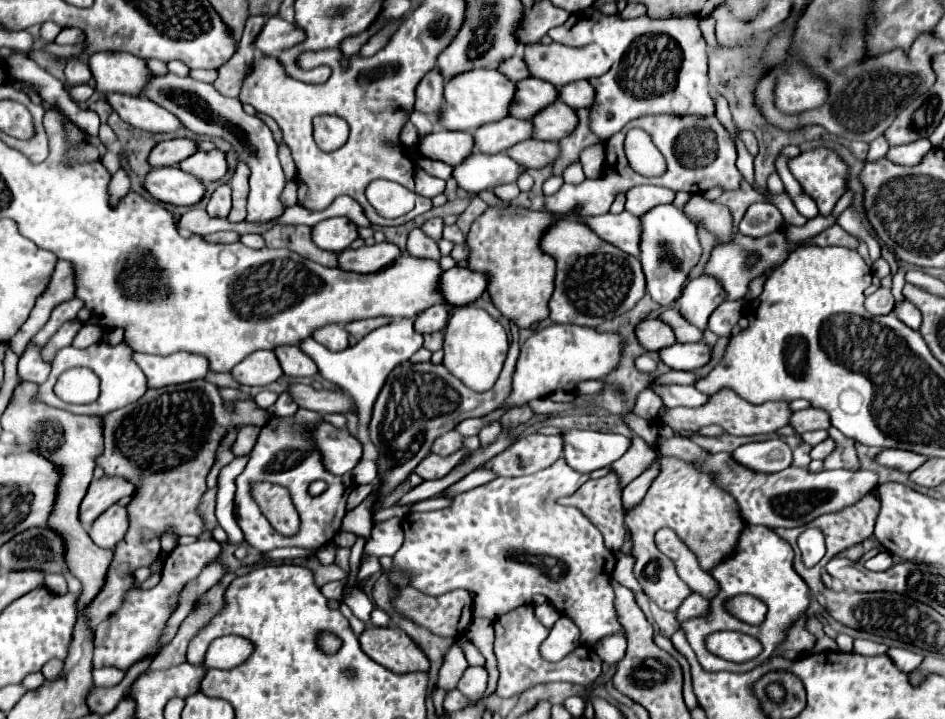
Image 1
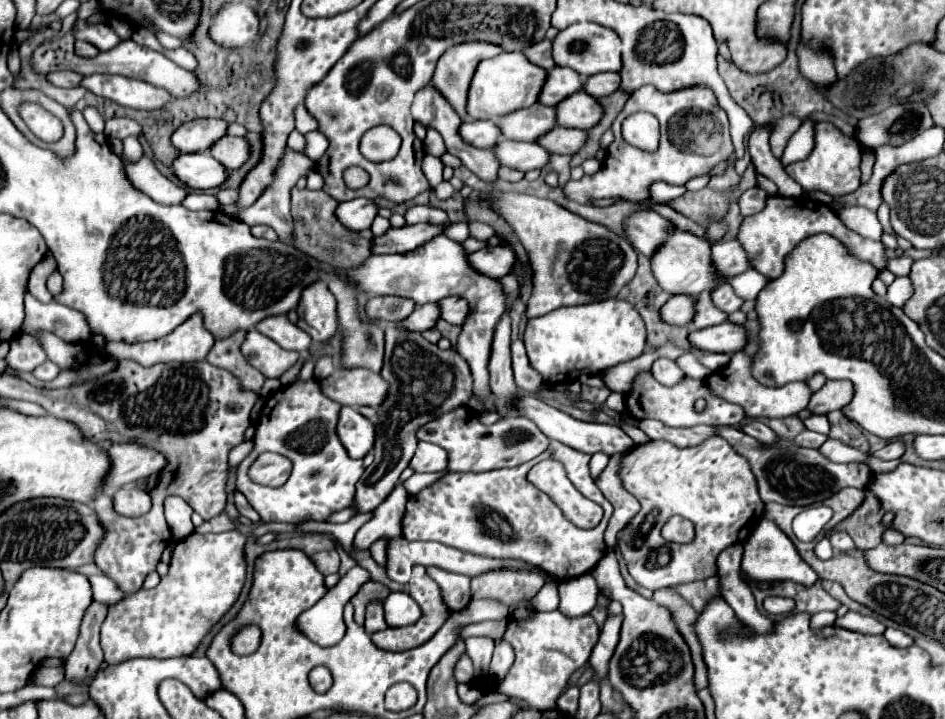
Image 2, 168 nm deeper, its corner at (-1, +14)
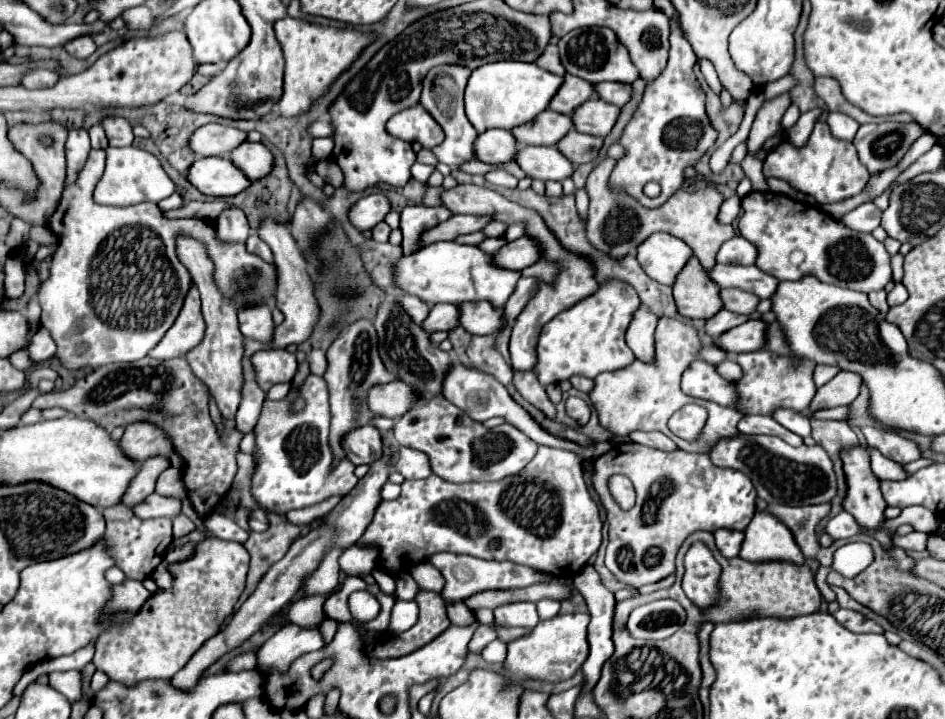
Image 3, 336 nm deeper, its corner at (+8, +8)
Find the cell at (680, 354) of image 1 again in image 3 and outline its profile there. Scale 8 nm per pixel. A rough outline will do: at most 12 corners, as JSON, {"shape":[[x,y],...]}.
{"shape":[[748,320],[720,334],[714,344],[728,354],[754,352],[766,324]]}

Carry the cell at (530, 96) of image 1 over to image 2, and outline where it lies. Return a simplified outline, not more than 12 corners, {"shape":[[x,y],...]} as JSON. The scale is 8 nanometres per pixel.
{"shape":[[553,68],[539,102],[557,106],[583,90],[573,68]]}

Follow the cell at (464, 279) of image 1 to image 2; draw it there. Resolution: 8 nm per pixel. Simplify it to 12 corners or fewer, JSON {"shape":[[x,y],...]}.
{"shape":[[487,246],[469,256],[477,272],[507,276],[517,254],[511,246]]}

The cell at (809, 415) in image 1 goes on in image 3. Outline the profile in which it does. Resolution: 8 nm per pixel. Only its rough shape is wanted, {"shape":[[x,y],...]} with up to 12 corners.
{"shape":[[854,372],[818,388],[810,412],[848,406],[860,394]]}

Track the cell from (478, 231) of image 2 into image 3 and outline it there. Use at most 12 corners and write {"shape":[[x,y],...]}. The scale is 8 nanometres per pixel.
{"shape":[[490,222],[484,228],[486,238],[500,238],[506,232],[506,224]]}

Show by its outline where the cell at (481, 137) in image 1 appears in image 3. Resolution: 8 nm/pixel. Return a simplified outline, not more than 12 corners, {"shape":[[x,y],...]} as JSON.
{"shape":[[544,110],[512,128],[520,146],[554,146],[570,130],[566,114]]}

